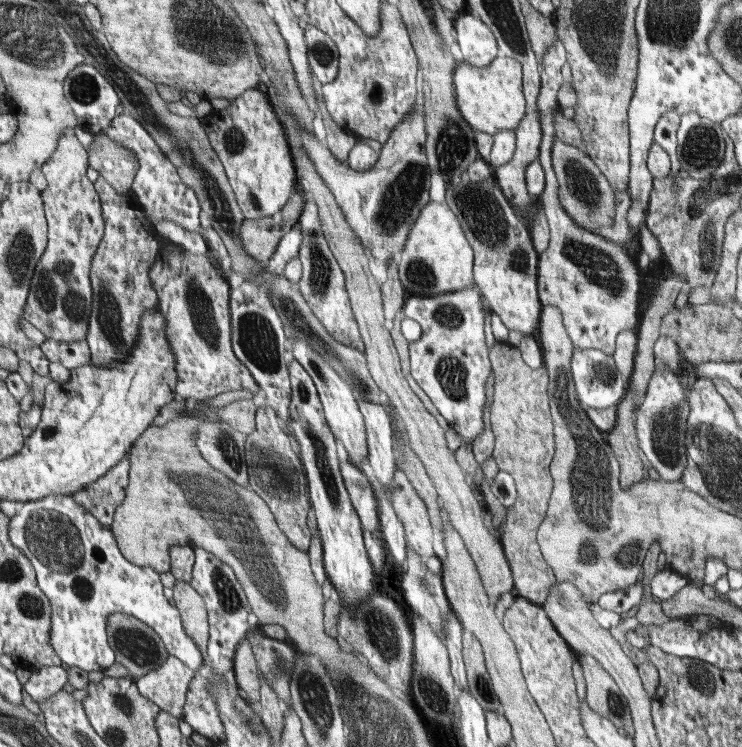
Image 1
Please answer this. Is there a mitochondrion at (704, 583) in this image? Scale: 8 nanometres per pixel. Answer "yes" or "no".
no

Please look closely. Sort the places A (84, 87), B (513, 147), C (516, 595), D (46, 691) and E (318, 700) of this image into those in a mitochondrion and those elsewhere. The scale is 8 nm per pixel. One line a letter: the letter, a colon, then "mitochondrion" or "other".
A: mitochondrion
B: other
C: other
D: other
E: mitochondrion

